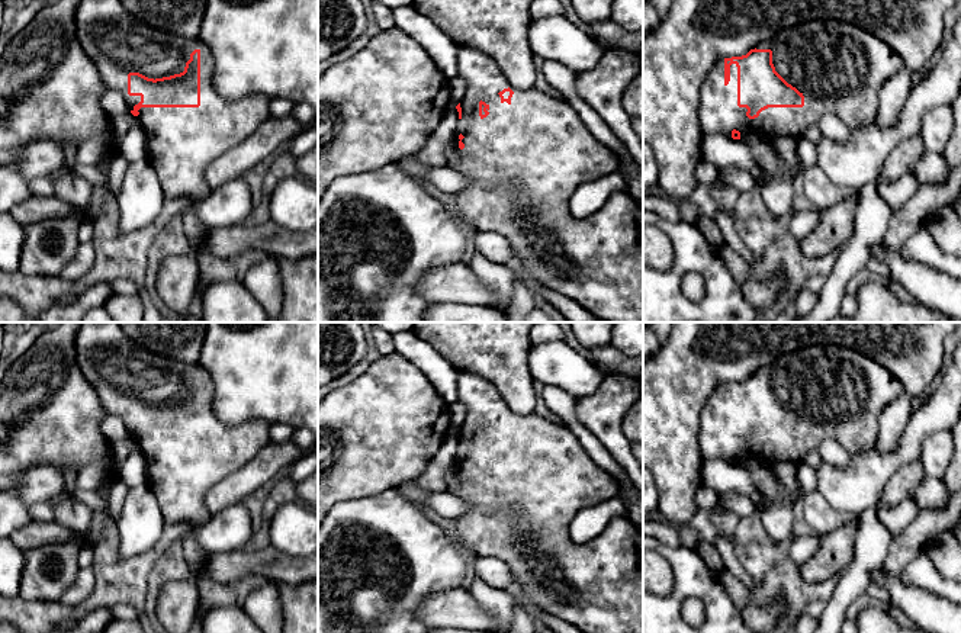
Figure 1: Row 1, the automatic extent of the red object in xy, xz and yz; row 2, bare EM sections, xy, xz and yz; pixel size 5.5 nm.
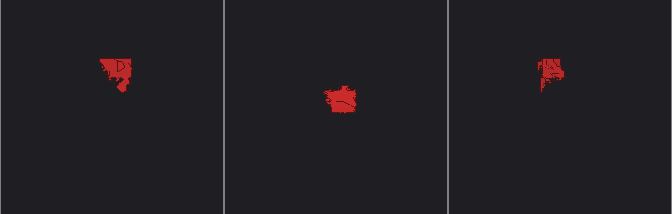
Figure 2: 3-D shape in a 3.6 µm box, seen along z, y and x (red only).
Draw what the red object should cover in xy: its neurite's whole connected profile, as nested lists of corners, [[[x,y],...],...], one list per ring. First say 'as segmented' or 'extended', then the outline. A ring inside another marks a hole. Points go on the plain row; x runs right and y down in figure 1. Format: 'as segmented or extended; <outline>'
extended; [[[80,322],[75,335],[77,364],[96,391],[100,404],[110,415],[119,417],[131,438],[148,460],[148,485],[158,501],[165,523],[184,523],[190,528],[210,518],[205,497],[218,482],[245,466],[270,440],[270,425],[264,420],[242,424],[221,421],[212,407],[213,382],[199,363],[186,364],[154,354],[126,337],[118,322]]]

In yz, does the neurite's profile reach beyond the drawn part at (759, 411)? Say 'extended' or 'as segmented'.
extended

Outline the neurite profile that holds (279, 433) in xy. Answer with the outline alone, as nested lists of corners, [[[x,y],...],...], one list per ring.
[[[273,422],[270,425],[270,440],[271,441],[287,441],[292,438],[295,428],[286,425],[286,424],[280,424],[280,422]]]

